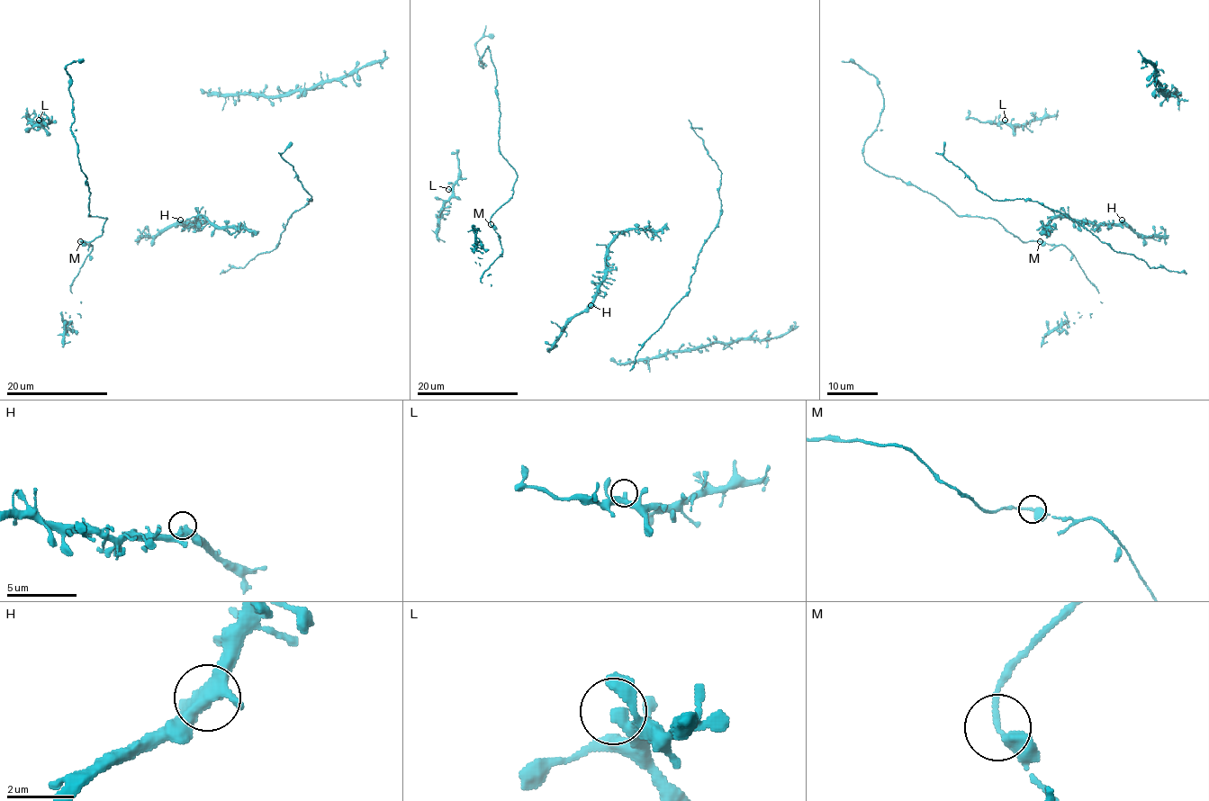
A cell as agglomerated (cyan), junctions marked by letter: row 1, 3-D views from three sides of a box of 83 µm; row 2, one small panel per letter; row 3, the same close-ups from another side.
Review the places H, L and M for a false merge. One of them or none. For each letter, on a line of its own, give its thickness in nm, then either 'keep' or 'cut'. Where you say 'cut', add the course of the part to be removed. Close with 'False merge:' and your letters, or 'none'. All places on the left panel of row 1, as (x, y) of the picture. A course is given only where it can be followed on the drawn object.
H: calibre 400 nm; keep
L: calibre 280 nm; keep
M: calibre 320 nm; keep
False merge: none

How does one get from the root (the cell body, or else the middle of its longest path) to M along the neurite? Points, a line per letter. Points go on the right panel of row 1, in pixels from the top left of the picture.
M: (1060, 246), (1041, 241)

